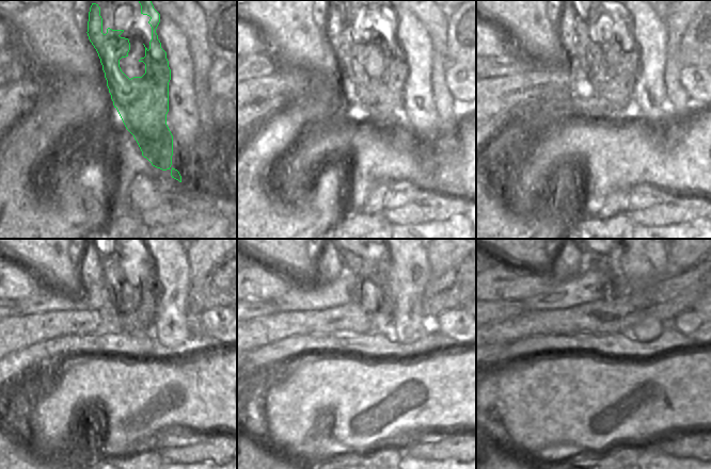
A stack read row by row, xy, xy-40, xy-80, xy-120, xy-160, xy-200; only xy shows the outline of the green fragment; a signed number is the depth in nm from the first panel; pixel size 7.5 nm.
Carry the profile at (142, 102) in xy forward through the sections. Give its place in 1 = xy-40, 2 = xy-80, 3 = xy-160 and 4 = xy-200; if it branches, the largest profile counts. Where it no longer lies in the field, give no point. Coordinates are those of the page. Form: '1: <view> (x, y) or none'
1: xy-40 (379, 99)
2: xy-80 (613, 73)
3: xy-160 (370, 296)
4: xy-200 (567, 261)

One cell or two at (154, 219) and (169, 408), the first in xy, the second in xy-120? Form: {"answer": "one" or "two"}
{"answer": "two"}

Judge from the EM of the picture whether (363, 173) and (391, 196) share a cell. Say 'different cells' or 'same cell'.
different cells

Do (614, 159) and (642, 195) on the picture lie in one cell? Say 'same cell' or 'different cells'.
different cells

